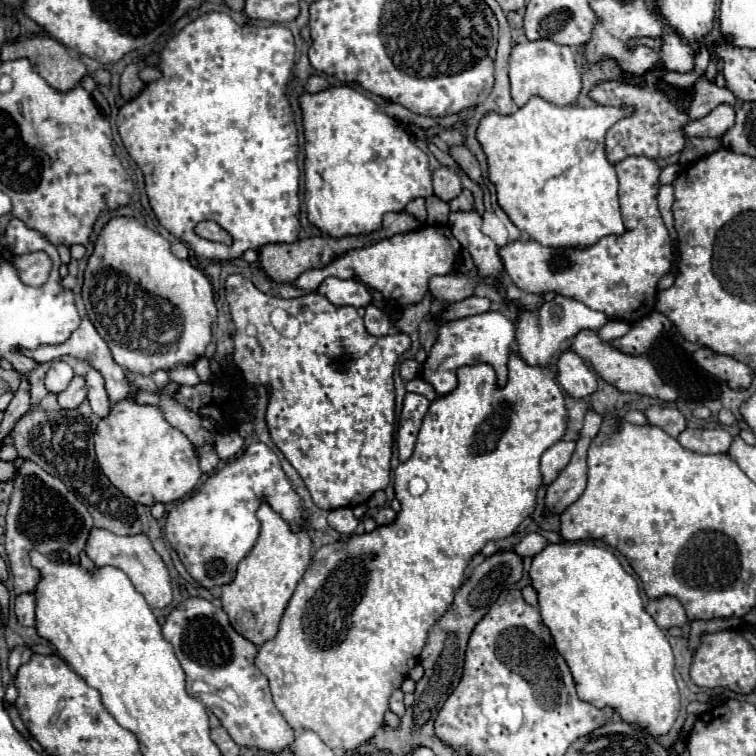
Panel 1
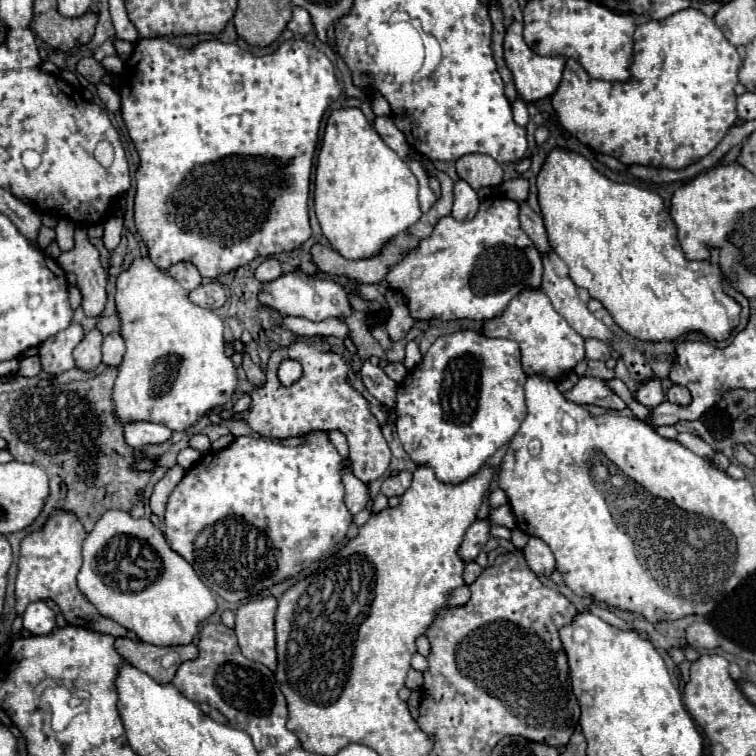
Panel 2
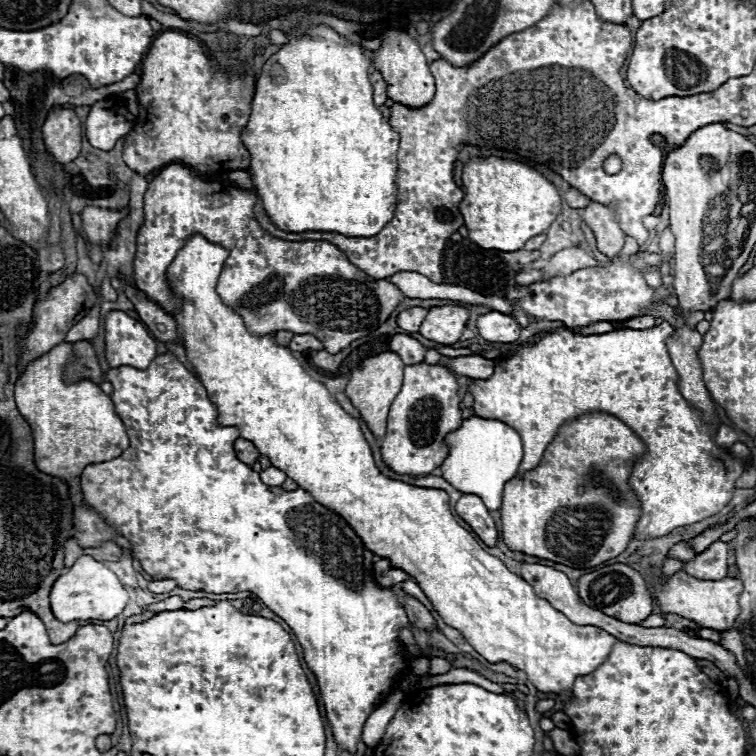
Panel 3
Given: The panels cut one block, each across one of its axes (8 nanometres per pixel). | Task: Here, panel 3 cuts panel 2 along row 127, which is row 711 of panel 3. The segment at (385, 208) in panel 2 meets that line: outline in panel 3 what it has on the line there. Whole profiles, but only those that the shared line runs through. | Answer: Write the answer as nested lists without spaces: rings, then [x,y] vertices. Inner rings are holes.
[[[170,352],[160,354],[152,360],[152,364],[146,370],[108,370],[106,372],[106,380],[112,384],[112,402],[116,408],[116,414],[122,418],[124,426],[128,428],[128,436],[130,436],[130,448],[126,452],[122,452],[122,456],[110,460],[110,462],[100,462],[100,464],[90,464],[84,468],[82,472],[82,494],[84,494],[84,506],[88,506],[90,510],[98,512],[106,524],[110,524],[118,534],[122,534],[128,542],[130,542],[130,554],[132,558],[136,558],[140,562],[140,566],[154,578],[154,580],[176,580],[178,588],[182,590],[190,590],[190,592],[212,592],[212,594],[236,594],[236,592],[252,592],[256,594],[274,614],[278,614],[294,632],[296,640],[300,642],[302,650],[304,650],[304,660],[308,664],[308,668],[314,672],[316,680],[318,680],[318,688],[320,688],[320,696],[326,708],[326,716],[328,722],[332,726],[334,738],[336,742],[348,750],[354,752],[356,744],[362,736],[362,728],[366,718],[370,716],[372,710],[378,708],[378,700],[382,702],[386,696],[384,690],[390,690],[393,684],[399,680],[408,670],[408,662],[404,660],[404,648],[398,642],[398,632],[400,628],[408,626],[408,616],[404,612],[404,608],[398,602],[398,596],[392,588],[384,590],[374,582],[374,574],[372,574],[372,566],[378,560],[370,550],[364,548],[362,540],[354,534],[354,530],[332,510],[320,506],[318,502],[312,500],[312,496],[306,490],[294,490],[294,492],[284,492],[282,488],[272,488],[266,486],[260,480],[260,474],[254,472],[250,466],[242,464],[240,460],[236,460],[234,454],[234,440],[238,438],[238,428],[230,426],[230,428],[222,428],[216,424],[216,408],[214,404],[208,400],[204,386],[200,384],[200,380],[188,372],[184,368],[184,364]]]

